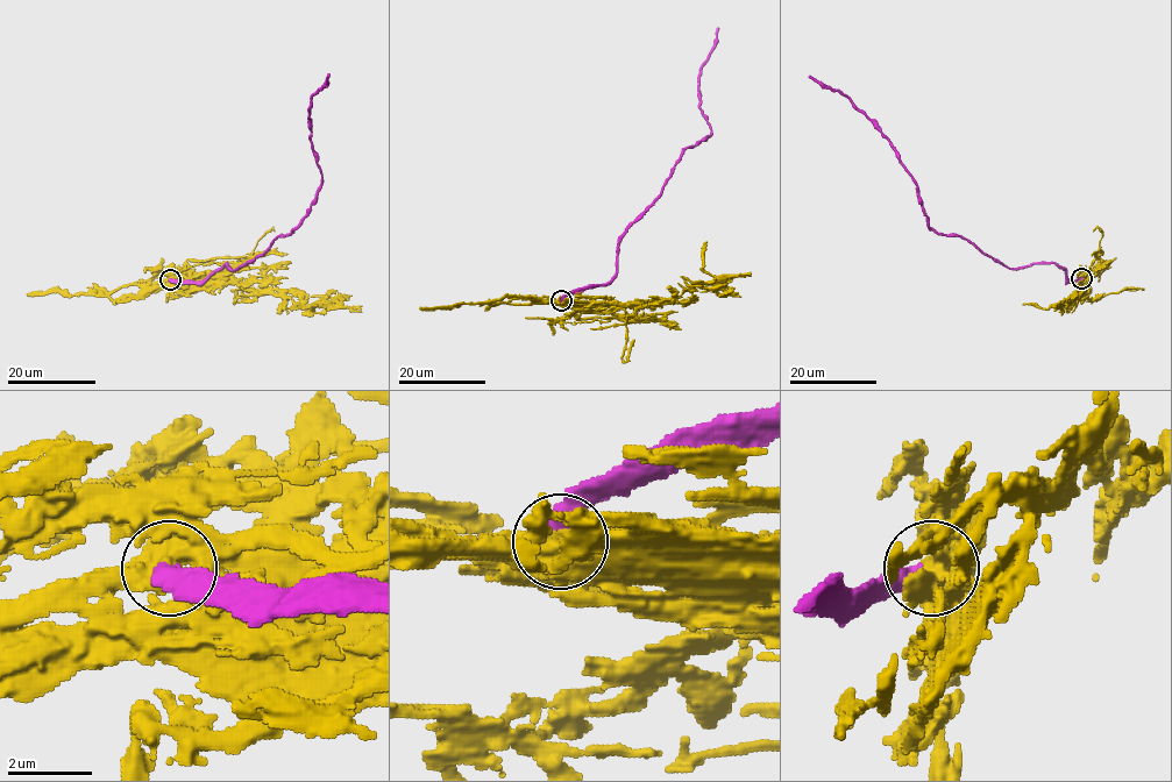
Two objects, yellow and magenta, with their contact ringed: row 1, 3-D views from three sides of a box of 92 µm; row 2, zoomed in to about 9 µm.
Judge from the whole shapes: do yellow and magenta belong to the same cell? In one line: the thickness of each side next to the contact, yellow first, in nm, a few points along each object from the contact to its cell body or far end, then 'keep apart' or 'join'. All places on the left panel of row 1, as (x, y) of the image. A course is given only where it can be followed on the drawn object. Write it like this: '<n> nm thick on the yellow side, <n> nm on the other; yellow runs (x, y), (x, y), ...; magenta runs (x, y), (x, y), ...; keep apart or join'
850 nm thick on the yellow side, 440 nm on the other; yellow runs (170, 279), (183, 284), (235, 284), (255, 290), (281, 290), (295, 303), (327, 306), (313, 310), (317, 306); magenta runs (170, 279), (203, 282), (225, 263), (234, 269), (290, 233), (306, 214), (321, 177), (310, 102), (329, 75); keep apart

